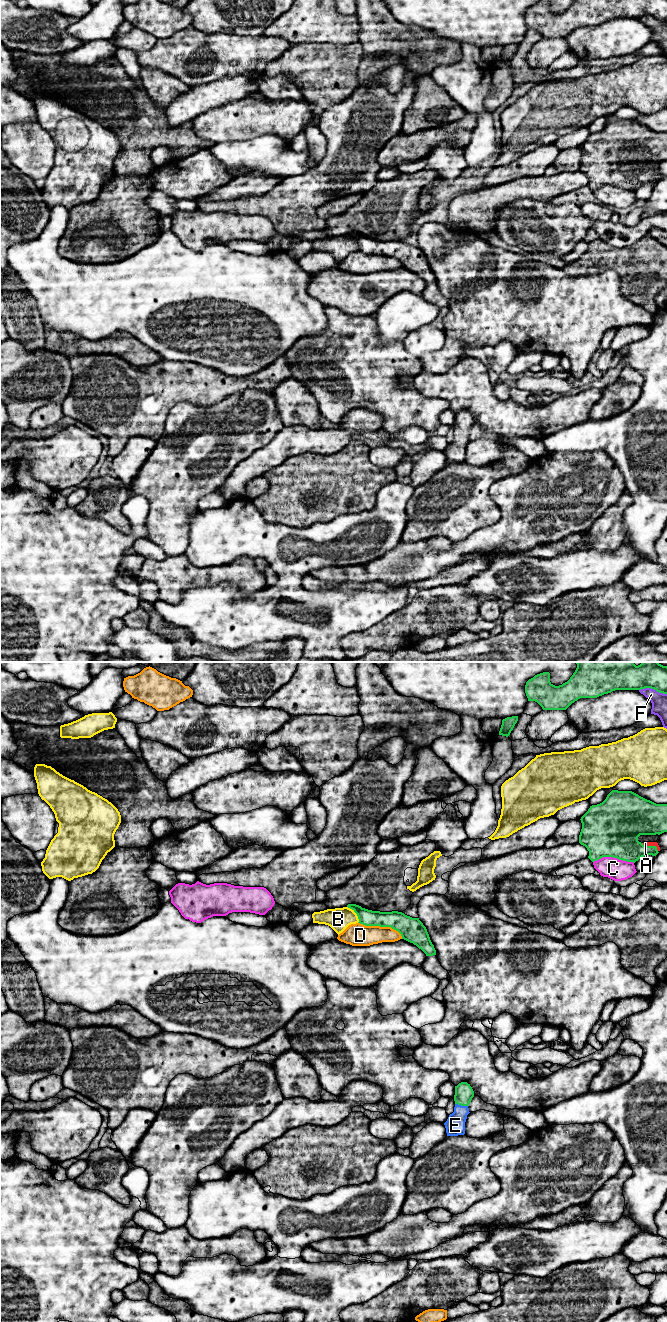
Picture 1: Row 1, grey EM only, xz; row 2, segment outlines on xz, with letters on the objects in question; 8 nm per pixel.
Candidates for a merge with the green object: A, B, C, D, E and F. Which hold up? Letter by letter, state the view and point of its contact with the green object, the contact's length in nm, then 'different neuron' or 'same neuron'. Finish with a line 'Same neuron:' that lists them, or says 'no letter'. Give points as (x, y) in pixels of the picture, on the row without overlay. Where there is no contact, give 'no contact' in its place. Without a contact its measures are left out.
A: meets green in xz at (651, 174); contact 150 nm long; same neuron
B: meets green in xz at (356, 241); contact 160 nm long; different neuron
C: meets green in xz at (613, 185); contact 320 nm long; different neuron
D: meets green in xz at (381, 254); contact 380 nm long; different neuron
E: meets green in xz at (461, 433); contact 110 nm long; same neuron
F: meets green in xz at (653, 16); contact 220 nm long; different neuron
Same neuron: A, E

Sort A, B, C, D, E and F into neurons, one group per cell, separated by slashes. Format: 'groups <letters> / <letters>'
groups A E / B / C / D / F

